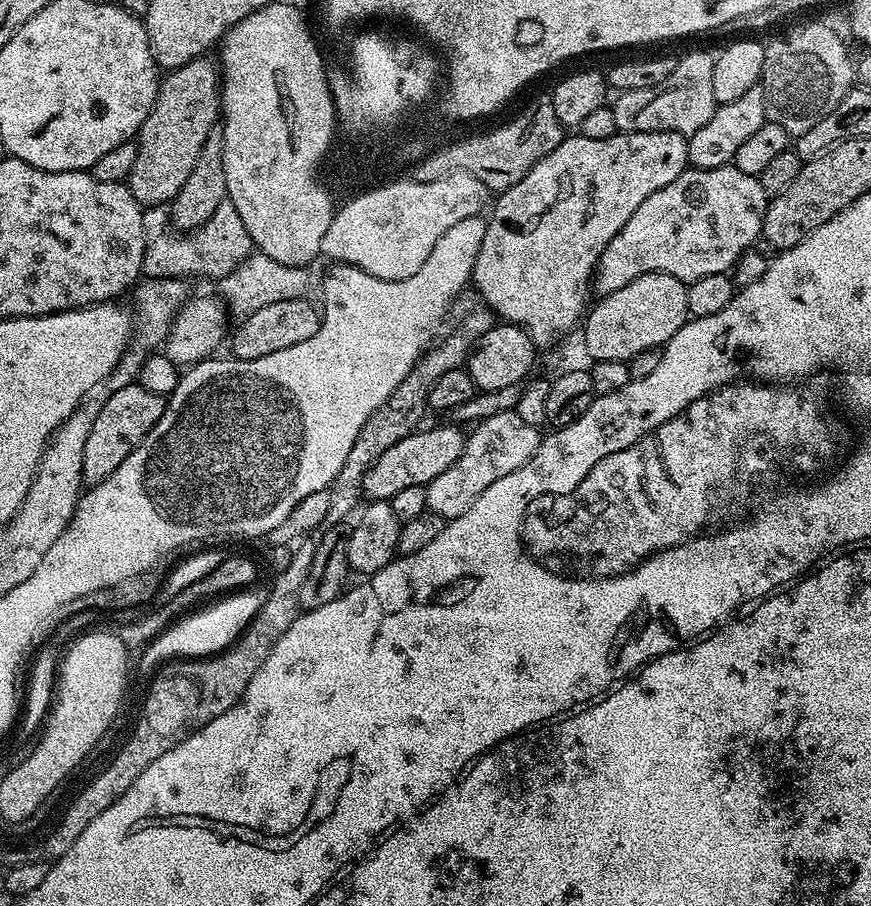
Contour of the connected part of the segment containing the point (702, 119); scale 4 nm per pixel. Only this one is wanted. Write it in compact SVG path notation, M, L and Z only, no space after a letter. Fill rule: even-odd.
M710 51L696 52L692 64L684 60L680 73L669 75L656 88L639 88L620 92L616 101L611 101L617 132L680 132L689 137L702 130L718 107L714 98L714 56ZM660 92L660 96L659 93Z

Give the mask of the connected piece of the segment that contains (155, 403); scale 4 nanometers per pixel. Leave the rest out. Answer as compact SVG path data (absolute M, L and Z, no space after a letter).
M133 382L121 389L107 393L104 404L98 407L98 418L94 418L94 426L90 426L90 435L86 438L86 446L82 450L82 466L84 467L85 485L91 486L110 478L130 453L140 445L140 440L150 434L150 430L162 418L165 397L150 394L139 382Z

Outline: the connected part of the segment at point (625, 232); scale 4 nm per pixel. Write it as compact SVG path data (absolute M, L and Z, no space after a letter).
M731 166L702 170L689 167L681 176L674 178L670 186L662 186L662 190L654 190L638 210L610 238L610 246L600 256L596 264L594 288L600 296L614 294L614 290L622 290L626 282L634 282L647 272L670 274L674 278L691 282L698 278L706 278L706 274L728 272L735 265L736 259L753 247L761 239L764 227L764 211L768 209L770 197L762 190L759 179L750 174L742 174L742 170Z

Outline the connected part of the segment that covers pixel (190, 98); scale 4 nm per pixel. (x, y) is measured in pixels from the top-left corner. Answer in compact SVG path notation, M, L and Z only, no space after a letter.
M197 58L180 68L171 69L161 79L160 91L156 93L156 104L150 110L144 125L140 127L138 139L135 141L134 166L126 181L141 206L167 205L176 197L178 190L182 190L182 185L186 183L186 178L190 178L190 170L194 170L194 162L198 162L198 154L202 154L202 146L210 130L217 127L222 116L222 76L217 65L213 61L212 64L208 58Z

